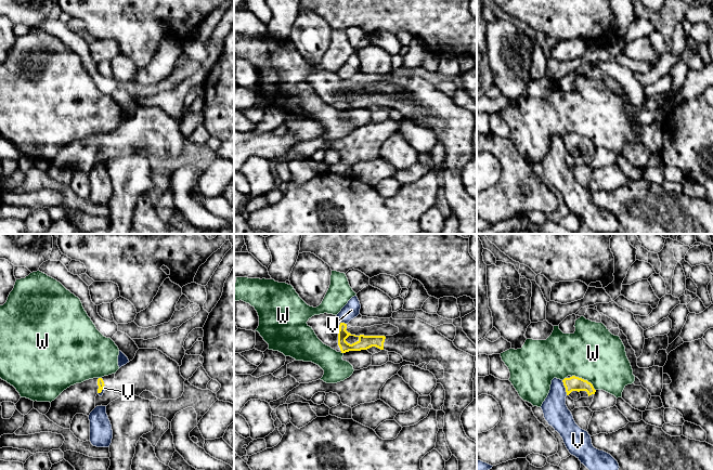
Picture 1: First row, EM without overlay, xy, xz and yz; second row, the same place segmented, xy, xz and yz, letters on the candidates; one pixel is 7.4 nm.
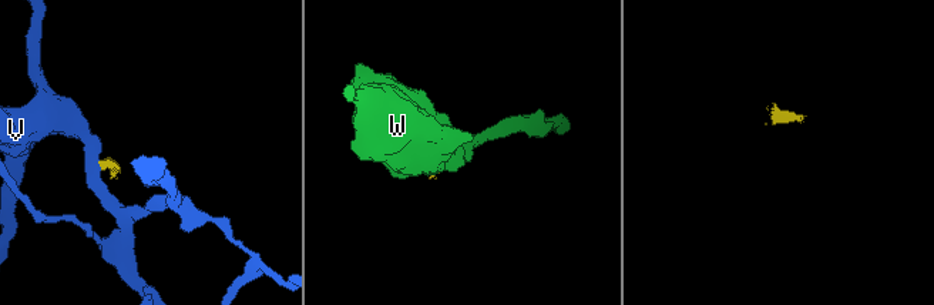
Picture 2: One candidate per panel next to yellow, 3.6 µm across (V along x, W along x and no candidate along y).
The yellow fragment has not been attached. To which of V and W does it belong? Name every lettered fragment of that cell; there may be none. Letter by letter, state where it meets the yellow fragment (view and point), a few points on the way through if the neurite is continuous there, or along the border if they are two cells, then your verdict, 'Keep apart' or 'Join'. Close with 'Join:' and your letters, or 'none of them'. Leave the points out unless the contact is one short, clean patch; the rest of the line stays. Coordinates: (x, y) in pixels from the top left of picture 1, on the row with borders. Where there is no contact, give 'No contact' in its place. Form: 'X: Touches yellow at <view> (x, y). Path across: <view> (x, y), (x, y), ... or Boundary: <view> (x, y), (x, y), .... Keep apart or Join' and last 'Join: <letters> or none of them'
V: Touches yellow at yz (565, 387). Boundary: yz (561, 380), (567, 394). Keep apart
W: Touches yellow at yz (583, 379). Boundary: yz (571, 376), (586, 379), (595, 390). Keep apart
Join: none of them

